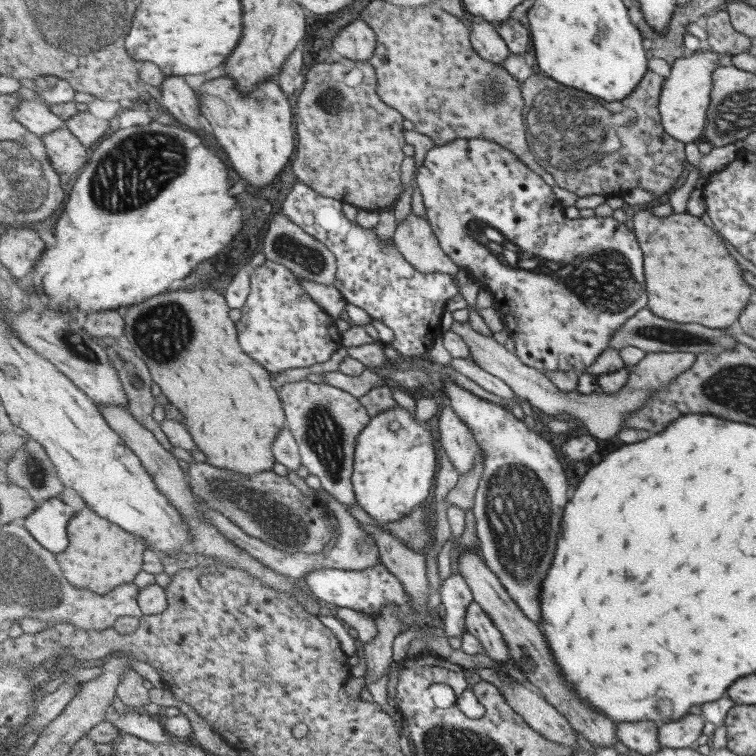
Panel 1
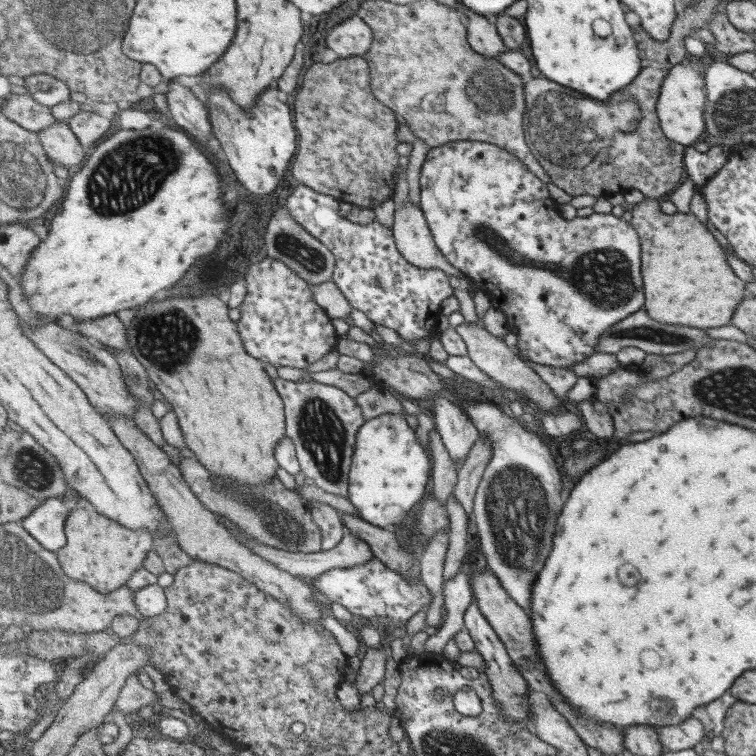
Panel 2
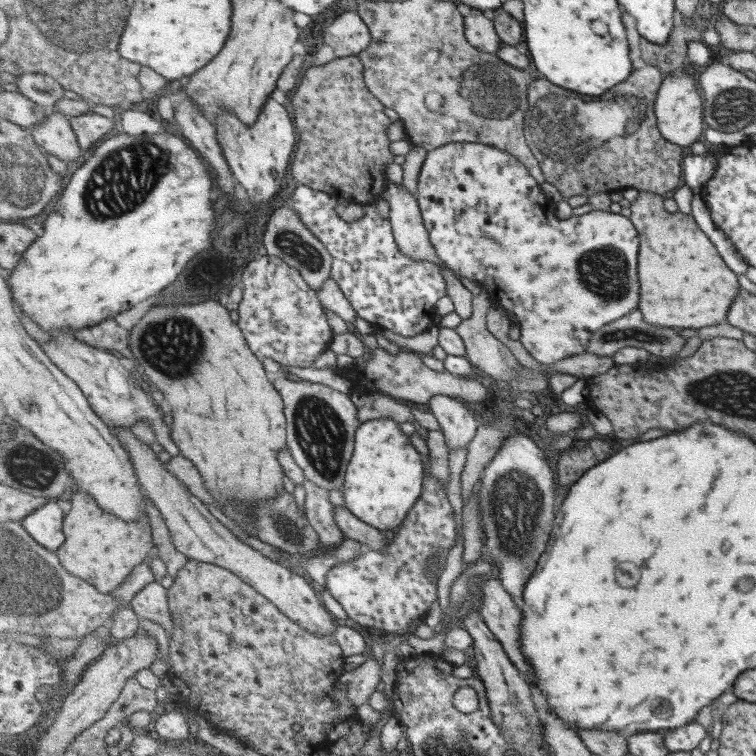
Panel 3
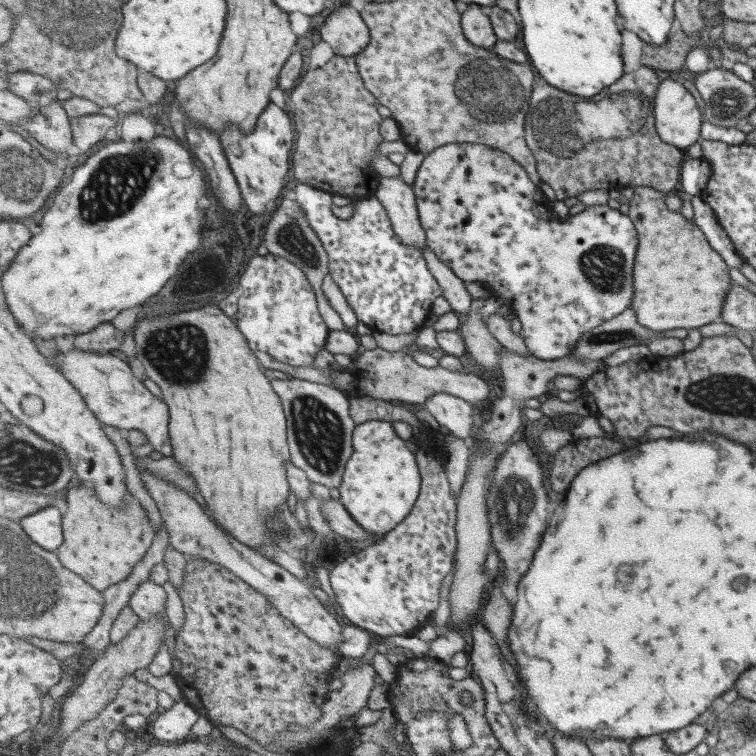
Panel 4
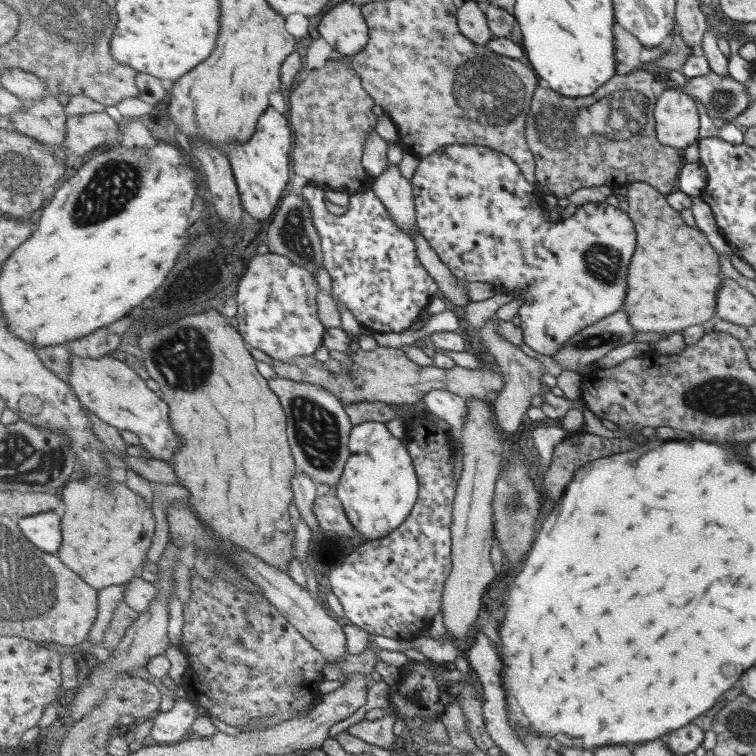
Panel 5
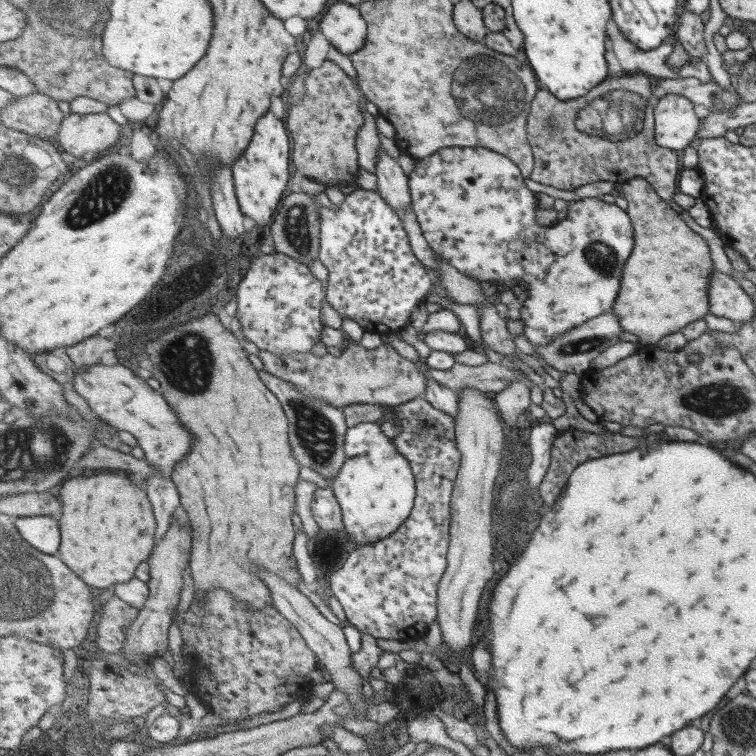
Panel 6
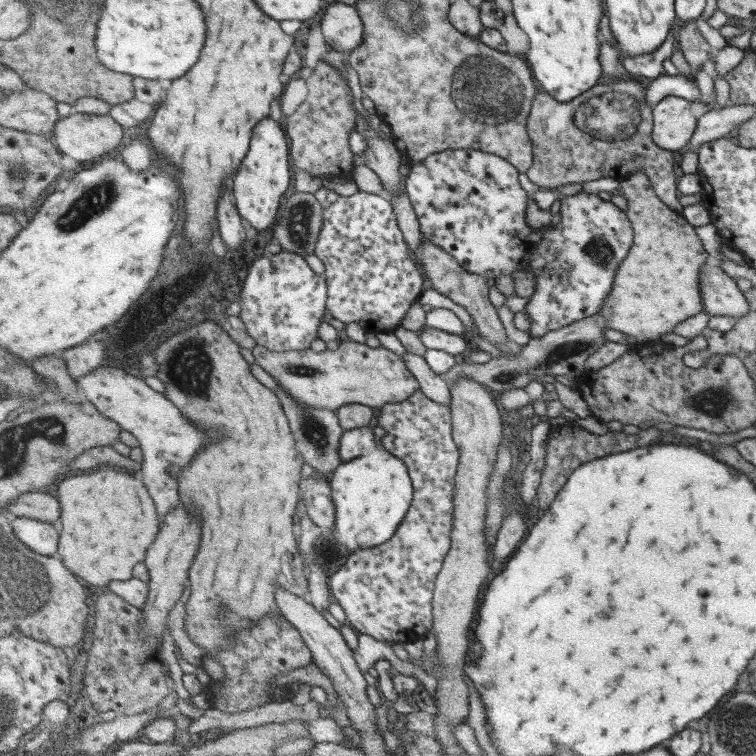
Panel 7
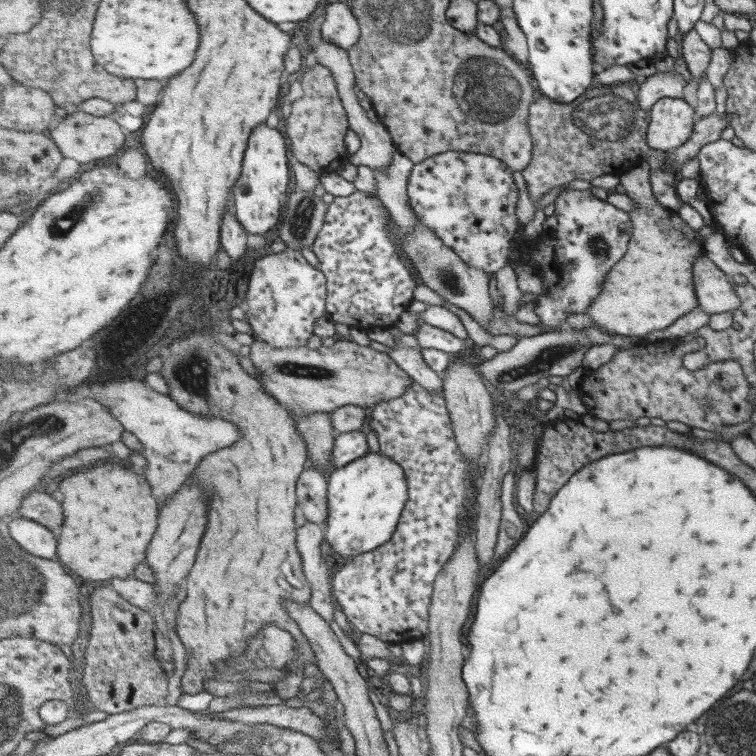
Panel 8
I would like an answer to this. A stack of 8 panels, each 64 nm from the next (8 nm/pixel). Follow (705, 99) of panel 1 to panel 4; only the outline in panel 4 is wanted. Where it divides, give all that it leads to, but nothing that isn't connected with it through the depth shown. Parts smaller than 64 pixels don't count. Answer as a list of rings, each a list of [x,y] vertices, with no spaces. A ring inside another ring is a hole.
[[[665,79],[657,94],[657,131],[660,138],[685,150],[699,143],[701,116],[696,96],[677,80]]]

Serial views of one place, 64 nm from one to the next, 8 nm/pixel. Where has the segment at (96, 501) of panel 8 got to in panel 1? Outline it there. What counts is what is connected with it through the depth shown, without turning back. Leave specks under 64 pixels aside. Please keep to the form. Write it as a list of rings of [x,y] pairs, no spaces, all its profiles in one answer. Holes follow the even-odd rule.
[[[85,502],[85,508],[69,521],[69,547],[57,555],[61,568],[70,583],[87,587],[100,595],[109,594],[117,586],[134,582],[144,570],[144,554],[149,549],[148,540],[121,528],[118,524],[101,517]]]

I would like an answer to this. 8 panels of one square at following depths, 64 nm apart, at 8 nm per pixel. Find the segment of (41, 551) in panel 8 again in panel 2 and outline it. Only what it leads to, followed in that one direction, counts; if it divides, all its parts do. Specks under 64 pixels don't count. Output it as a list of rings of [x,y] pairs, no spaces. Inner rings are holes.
[[[62,498],[44,500],[39,509],[24,519],[25,528],[46,550],[58,553],[68,544],[65,525],[70,512]]]

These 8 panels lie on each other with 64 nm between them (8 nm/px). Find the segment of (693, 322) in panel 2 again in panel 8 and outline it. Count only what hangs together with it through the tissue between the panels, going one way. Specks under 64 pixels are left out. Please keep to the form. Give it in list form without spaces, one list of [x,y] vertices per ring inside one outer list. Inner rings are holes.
[[[647,161],[619,179],[627,195],[637,203],[637,208],[629,212],[634,224],[633,236],[627,253],[609,272],[601,296],[591,304],[587,314],[593,318],[595,326],[611,334],[638,336],[644,342],[649,333],[666,329],[699,307],[699,298],[693,288],[693,264],[704,254],[704,243],[697,230],[693,230],[677,211],[663,206],[656,198],[651,165]]]

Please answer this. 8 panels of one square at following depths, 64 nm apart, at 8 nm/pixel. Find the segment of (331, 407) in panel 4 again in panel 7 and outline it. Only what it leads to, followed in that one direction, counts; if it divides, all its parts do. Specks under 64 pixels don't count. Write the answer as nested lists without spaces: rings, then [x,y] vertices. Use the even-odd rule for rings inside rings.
[[[255,362],[249,364],[249,368],[251,368],[253,376],[261,384],[265,384],[267,388],[275,391],[277,396],[281,398],[281,402],[285,402],[285,412],[288,414],[293,435],[295,435],[297,450],[301,451],[301,455],[305,457],[305,463],[323,477],[330,477],[343,463],[343,460],[341,460],[341,437],[345,433],[345,428],[341,426],[341,420],[339,420],[337,411],[329,410],[329,408],[311,408],[311,406],[305,406],[303,402],[297,402],[295,396],[289,396],[287,392],[283,392],[281,386],[279,386],[279,382],[262,366],[259,366]]]

